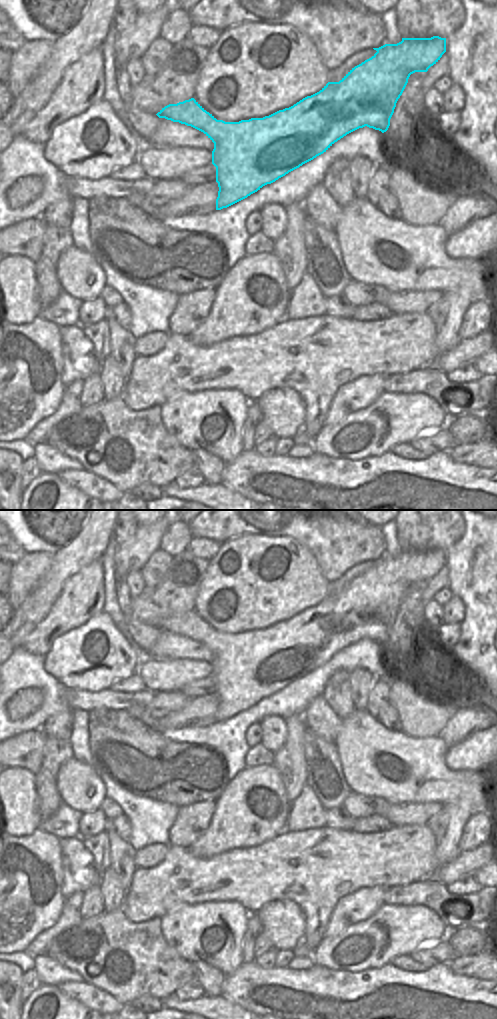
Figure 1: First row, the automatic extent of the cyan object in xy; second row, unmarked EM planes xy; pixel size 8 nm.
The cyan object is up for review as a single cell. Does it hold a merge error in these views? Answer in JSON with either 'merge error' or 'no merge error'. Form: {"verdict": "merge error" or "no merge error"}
{"verdict": "no merge error"}

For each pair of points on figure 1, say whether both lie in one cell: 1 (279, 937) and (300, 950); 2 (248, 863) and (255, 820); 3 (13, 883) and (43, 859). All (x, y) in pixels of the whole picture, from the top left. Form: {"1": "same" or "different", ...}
{"1": "different", "2": "different", "3": "same"}

